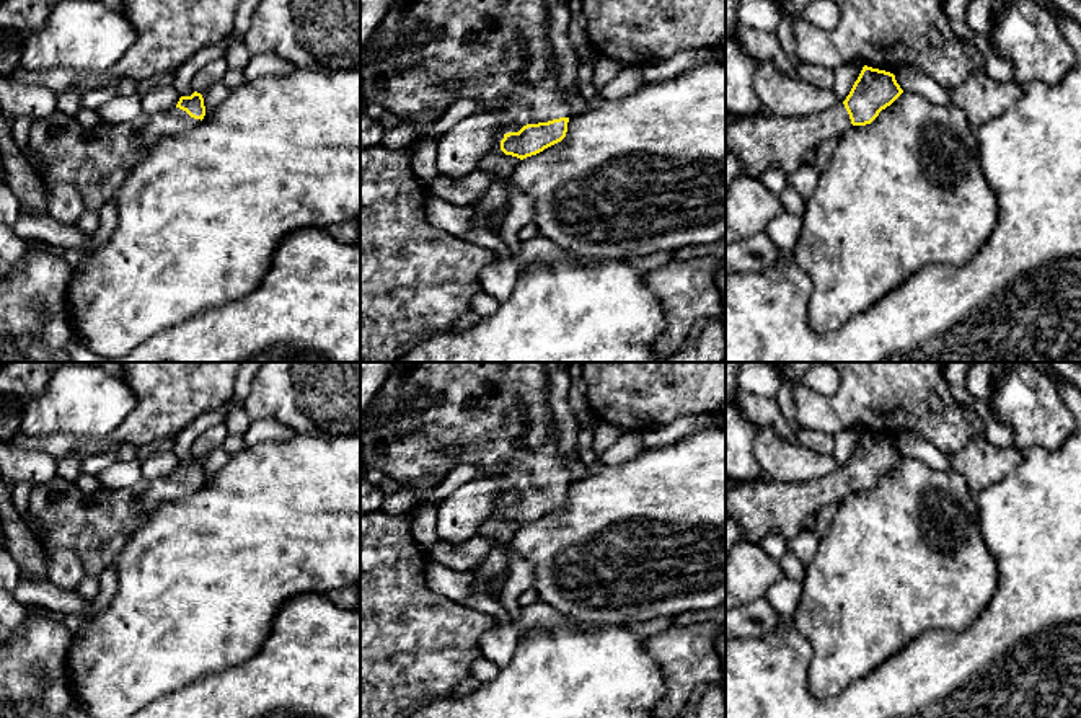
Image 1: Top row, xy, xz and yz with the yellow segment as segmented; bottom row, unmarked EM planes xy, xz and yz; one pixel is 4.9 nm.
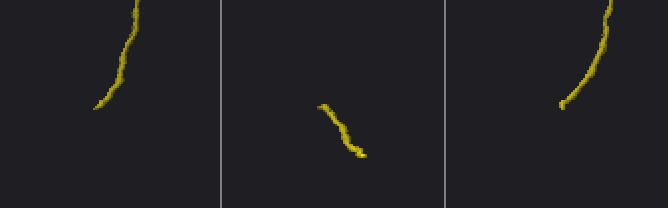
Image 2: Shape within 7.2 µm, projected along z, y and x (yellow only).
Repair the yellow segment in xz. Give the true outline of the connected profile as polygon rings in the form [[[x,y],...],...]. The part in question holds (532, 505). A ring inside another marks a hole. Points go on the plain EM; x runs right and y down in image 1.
[[[393,362],[386,382],[370,403],[368,410],[360,416],[360,423],[364,424],[360,428],[360,450],[364,454],[362,463],[365,465],[365,468],[383,470],[399,485],[411,486],[417,496],[417,501],[424,501],[426,496],[434,491],[455,467],[466,463],[476,465],[479,470],[478,476],[501,476],[504,480],[504,504],[501,506],[501,516],[505,521],[523,525],[561,507],[566,503],[567,488],[572,481],[572,476],[564,465],[564,459],[558,452],[558,442],[553,439],[554,416],[549,405],[549,395],[551,383],[545,362]],[[419,393],[434,393],[439,397],[439,400],[427,410],[404,411],[403,406],[409,401],[409,398]]]

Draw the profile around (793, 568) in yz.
[[[792,553],[783,556],[781,570],[784,578],[801,583],[804,579],[805,565]]]

